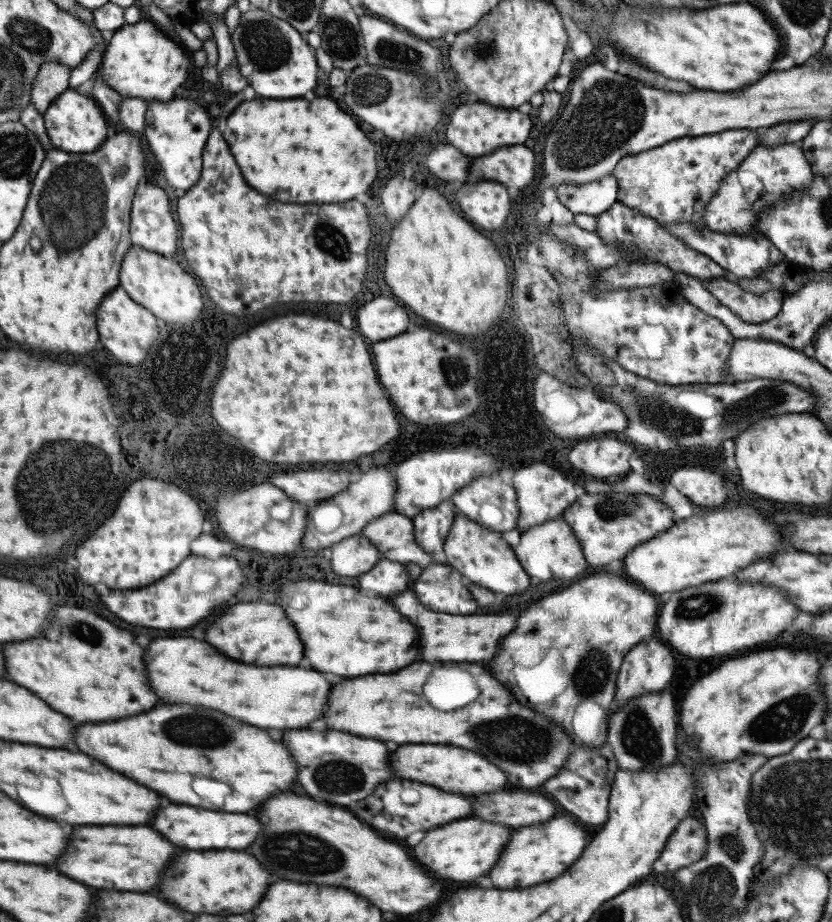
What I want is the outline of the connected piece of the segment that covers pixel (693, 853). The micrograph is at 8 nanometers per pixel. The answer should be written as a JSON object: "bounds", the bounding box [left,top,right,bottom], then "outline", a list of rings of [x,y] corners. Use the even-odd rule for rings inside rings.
{"bounds":[651,814,706,872],"outline":[[[698,814],[682,818],[666,839],[663,850],[651,865],[655,872],[681,870],[697,862],[704,855],[706,830]]]}

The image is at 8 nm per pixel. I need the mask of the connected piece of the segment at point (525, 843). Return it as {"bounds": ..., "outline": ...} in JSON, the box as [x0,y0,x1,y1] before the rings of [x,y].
{"bounds":[487,814,587,888],"outline":[[[571,814],[557,816],[549,822],[537,824],[537,826],[527,826],[511,832],[511,838],[507,846],[503,846],[495,866],[491,866],[487,878],[493,886],[497,888],[527,888],[545,880],[551,880],[559,876],[583,850],[587,834],[581,826],[577,826],[579,820],[573,824]]]}

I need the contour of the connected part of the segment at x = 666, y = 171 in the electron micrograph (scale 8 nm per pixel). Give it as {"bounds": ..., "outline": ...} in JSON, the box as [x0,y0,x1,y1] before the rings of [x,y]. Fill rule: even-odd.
{"bounds":[612,130,758,230],"outline":[[[737,130],[674,138],[654,149],[621,158],[612,170],[617,183],[617,201],[656,220],[659,225],[685,222],[695,229],[706,230],[705,205],[723,177],[739,167],[758,145],[755,130]]]}

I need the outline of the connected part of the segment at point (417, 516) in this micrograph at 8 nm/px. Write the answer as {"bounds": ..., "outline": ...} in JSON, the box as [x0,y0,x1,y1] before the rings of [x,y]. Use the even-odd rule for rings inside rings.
{"bounds":[410,501,454,556],"outline":[[[444,501],[433,508],[414,513],[410,519],[418,547],[430,556],[441,552],[441,546],[443,546],[454,516],[449,503],[444,503]]]}

